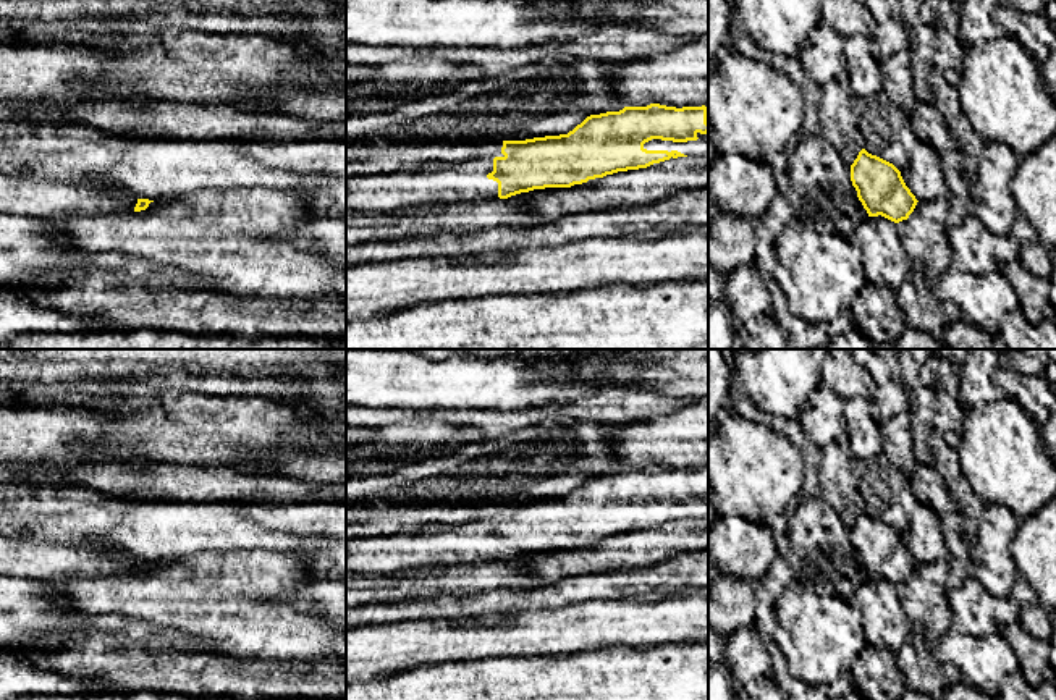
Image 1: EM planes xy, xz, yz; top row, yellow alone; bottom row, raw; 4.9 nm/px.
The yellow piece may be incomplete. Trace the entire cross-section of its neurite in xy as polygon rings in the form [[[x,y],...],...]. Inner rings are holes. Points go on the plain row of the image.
[[[0,535],[0,576],[60,582],[133,576],[146,572],[150,564],[154,563],[139,561],[126,551],[99,551],[76,545]]]

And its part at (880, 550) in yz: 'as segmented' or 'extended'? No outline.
as segmented

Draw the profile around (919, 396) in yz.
[[[917,385],[907,388],[909,411],[906,414],[906,422],[914,436],[914,456],[917,464],[935,464],[935,458],[927,443],[928,436],[935,433],[933,430],[933,407],[935,407],[935,388]]]

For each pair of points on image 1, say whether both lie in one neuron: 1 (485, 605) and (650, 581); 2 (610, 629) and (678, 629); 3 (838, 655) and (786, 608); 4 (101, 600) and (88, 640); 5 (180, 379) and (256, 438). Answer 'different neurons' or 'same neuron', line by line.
1: same neuron
2: same neuron
3: same neuron
4: different neurons
5: different neurons

